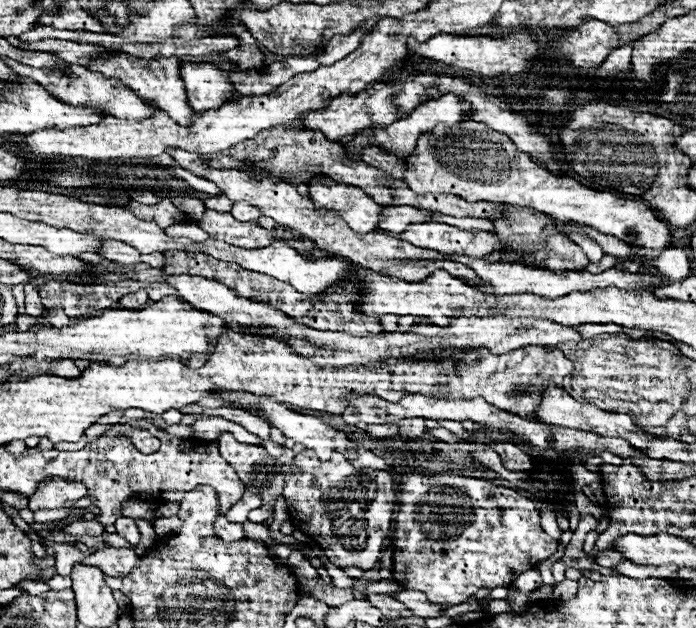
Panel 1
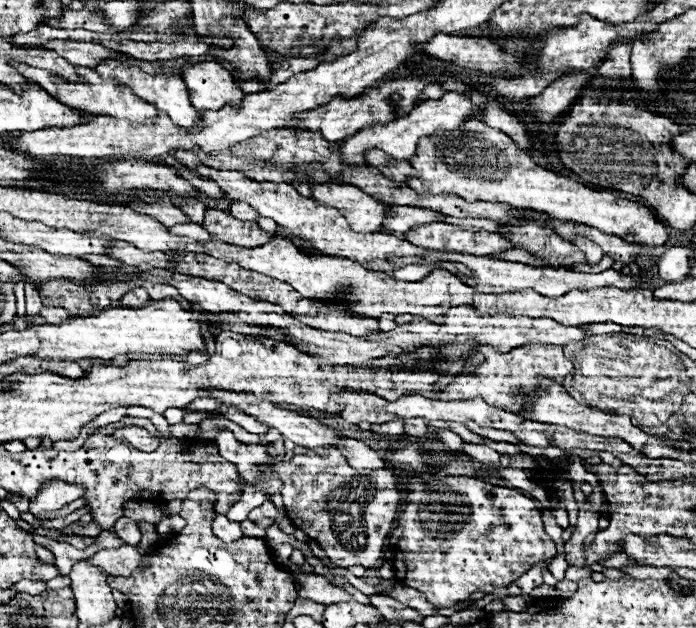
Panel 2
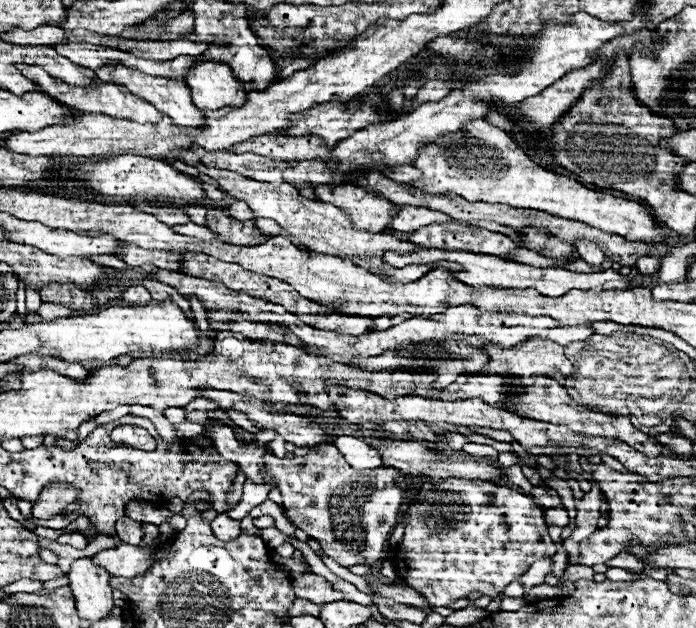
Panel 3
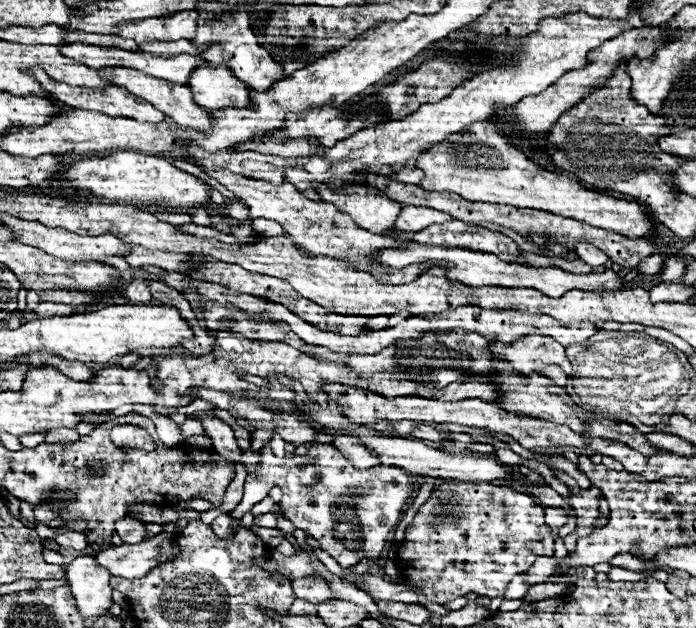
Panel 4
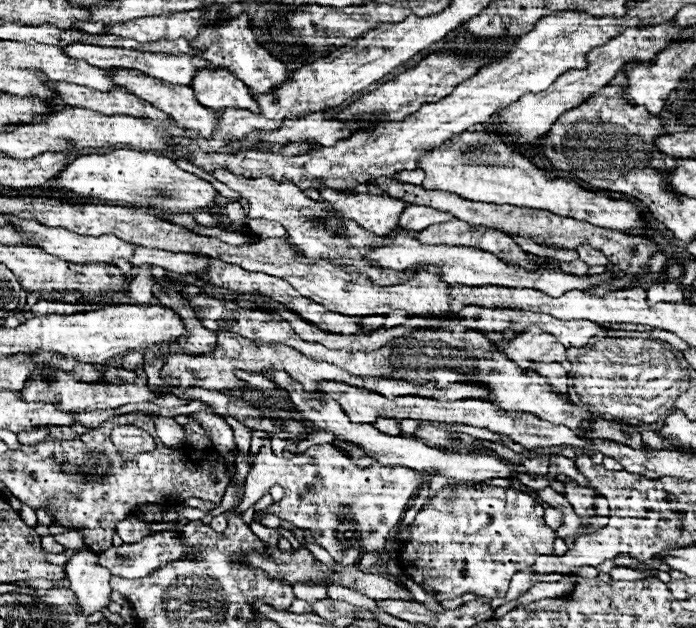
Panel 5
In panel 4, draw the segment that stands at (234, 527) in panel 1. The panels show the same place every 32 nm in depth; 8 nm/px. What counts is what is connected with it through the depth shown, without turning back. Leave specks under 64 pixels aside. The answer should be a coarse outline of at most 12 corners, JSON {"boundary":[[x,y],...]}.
{"boundary":[[220,514],[210,526],[214,534],[228,538],[238,522]]}

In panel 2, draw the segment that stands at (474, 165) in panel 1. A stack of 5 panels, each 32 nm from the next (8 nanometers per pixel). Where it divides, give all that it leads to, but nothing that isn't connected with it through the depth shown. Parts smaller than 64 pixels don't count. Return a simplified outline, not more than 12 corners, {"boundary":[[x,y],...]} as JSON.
{"boundary":[[480,120],[418,142],[408,186],[664,246],[648,206],[540,168]]}

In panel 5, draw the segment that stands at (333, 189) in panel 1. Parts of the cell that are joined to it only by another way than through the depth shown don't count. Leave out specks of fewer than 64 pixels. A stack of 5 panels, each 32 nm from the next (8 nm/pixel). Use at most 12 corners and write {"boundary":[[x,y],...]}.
{"boundary":[[372,184],[320,194],[376,236],[396,230],[406,206]]}

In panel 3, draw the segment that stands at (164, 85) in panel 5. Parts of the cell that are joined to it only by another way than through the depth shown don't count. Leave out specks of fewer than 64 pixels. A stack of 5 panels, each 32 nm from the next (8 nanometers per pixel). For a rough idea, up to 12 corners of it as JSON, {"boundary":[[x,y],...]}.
{"boundary":[[104,64],[104,82],[126,86],[174,124],[204,126],[180,80],[150,76],[124,64]]}

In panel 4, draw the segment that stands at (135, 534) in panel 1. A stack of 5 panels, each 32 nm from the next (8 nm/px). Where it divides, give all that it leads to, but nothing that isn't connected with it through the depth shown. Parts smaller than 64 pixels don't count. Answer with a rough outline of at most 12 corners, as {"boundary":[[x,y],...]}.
{"boundary":[[128,518],[116,522],[126,544],[140,544],[146,536],[144,522]]}

